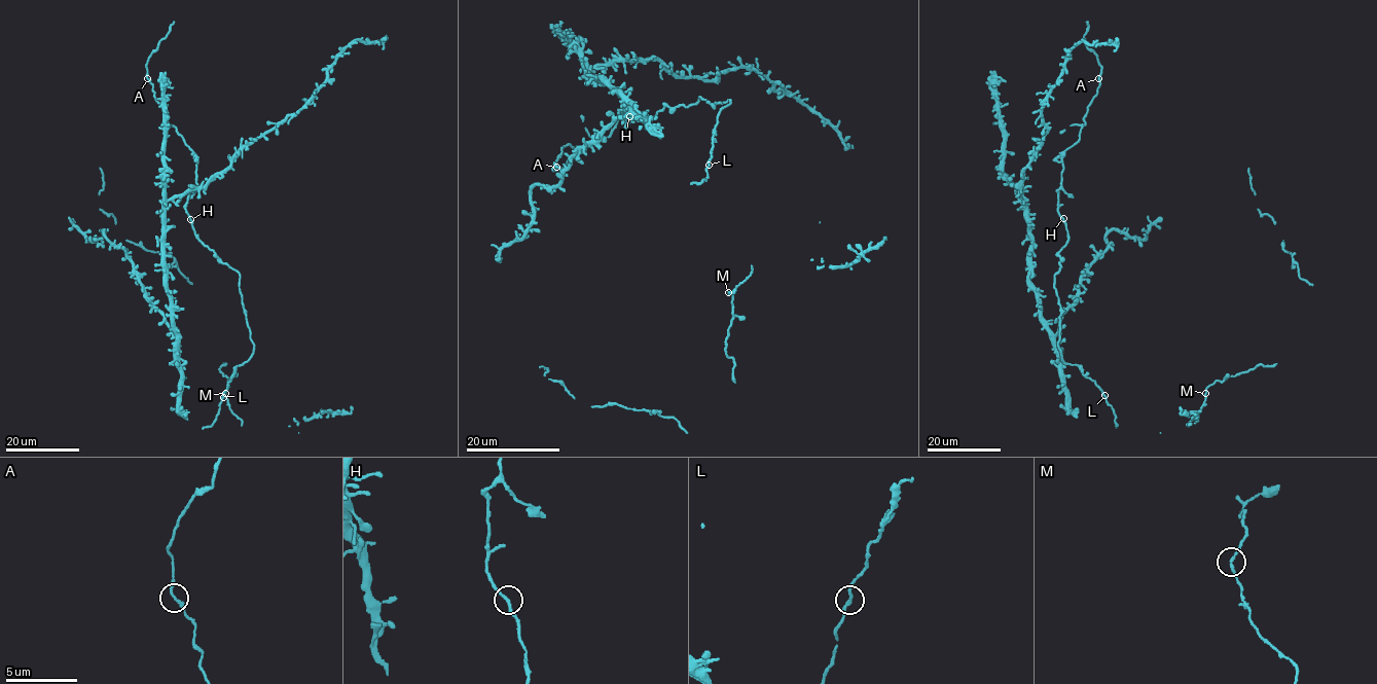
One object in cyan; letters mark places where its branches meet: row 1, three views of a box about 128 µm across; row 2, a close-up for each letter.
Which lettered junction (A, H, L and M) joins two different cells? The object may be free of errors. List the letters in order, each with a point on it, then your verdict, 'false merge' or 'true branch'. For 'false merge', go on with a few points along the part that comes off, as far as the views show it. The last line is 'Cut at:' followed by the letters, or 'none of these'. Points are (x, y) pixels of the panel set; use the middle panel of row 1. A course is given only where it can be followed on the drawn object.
A: place (556, 167); true branch
H: place (629, 116); true branch
L: place (709, 165); true branch
M: place (728, 292); true branch
Cut at: none of these

